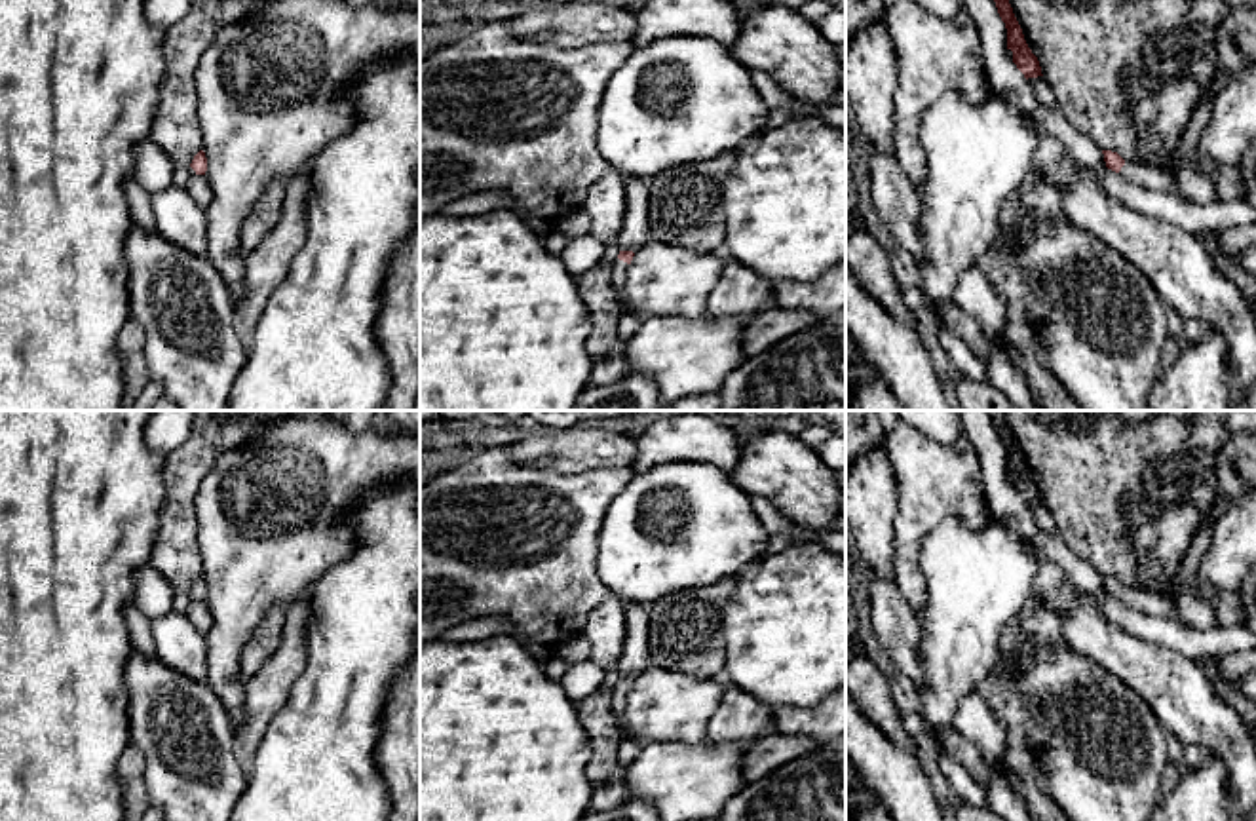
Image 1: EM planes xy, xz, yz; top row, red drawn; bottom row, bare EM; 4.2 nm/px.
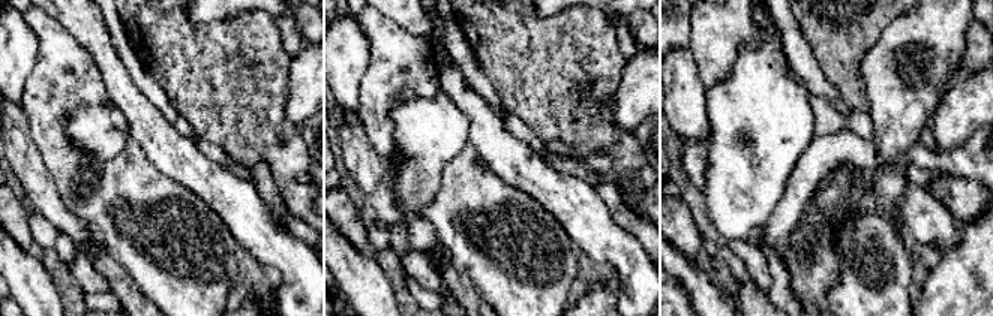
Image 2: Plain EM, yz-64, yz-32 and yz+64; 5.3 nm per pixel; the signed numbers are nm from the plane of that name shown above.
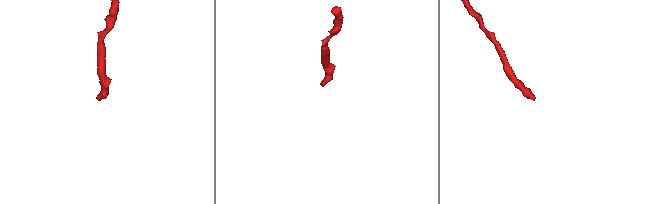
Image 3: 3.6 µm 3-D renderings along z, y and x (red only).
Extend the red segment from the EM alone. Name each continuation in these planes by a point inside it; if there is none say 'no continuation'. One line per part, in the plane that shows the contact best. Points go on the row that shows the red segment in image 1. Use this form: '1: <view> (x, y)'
1: xz (618, 268)

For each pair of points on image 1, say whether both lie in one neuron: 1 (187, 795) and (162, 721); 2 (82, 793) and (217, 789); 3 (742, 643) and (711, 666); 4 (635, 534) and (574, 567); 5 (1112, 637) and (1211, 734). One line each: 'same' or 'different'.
1: same
2: different
3: different
4: different
5: same

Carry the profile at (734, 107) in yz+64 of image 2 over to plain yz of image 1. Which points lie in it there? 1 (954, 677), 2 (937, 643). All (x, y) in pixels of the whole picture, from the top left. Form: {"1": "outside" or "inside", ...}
{"1": "inside", "2": "inside"}

